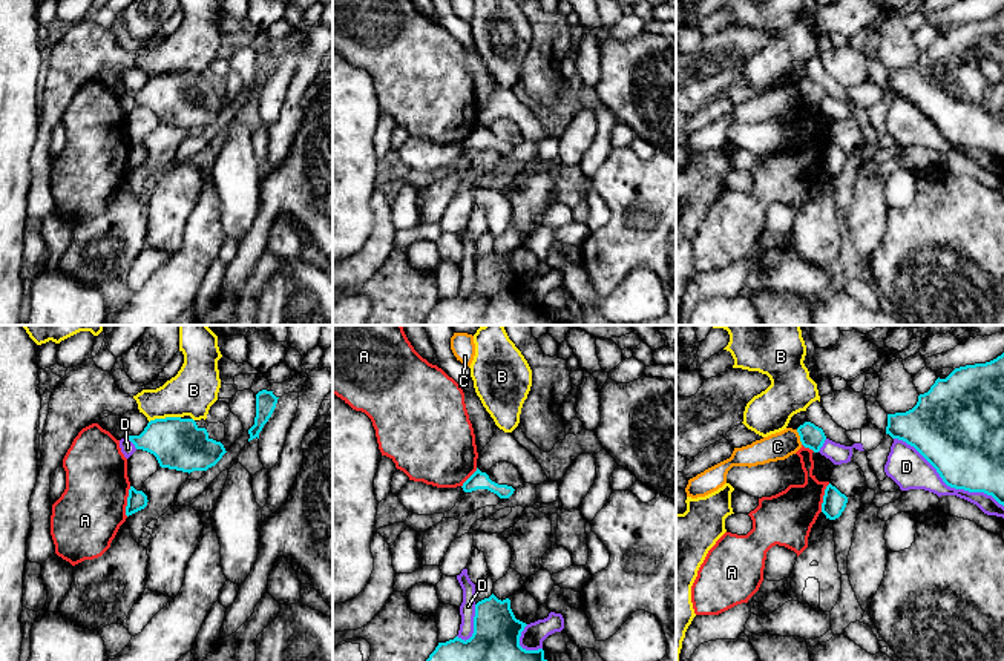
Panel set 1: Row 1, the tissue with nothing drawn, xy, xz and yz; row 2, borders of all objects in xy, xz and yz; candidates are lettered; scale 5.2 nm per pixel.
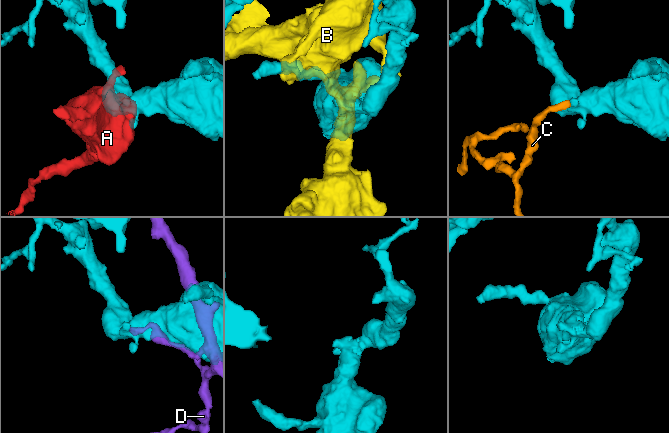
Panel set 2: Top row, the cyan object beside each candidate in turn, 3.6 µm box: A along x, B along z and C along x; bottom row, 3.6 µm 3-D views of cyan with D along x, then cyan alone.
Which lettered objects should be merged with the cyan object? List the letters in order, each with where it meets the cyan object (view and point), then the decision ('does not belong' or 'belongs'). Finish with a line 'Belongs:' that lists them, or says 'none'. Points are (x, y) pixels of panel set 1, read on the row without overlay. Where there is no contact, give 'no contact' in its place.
A: xy (127, 158) | does not belong
B: xy (166, 74) | does not belong
C: yz (800, 94) | does not belong
D: yz (948, 141) | does not belong
Belongs: none

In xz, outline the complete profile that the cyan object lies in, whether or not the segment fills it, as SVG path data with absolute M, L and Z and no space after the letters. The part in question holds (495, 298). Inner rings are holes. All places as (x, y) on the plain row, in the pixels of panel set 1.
M494 250L475 261L474 290L469 296L455 293L438 299L423 325L563 325L544 314L544 307L526 307L520 293L527 281L517 276L510 256L498 256Z

